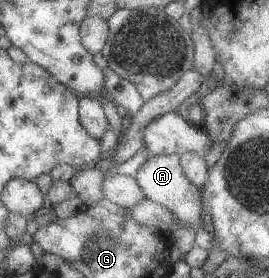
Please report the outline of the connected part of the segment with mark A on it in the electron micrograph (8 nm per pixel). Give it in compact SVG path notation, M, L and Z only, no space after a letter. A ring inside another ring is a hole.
M172 153L169 155L151 155L148 160L138 168L135 174L136 180L145 190L147 197L154 202L164 205L170 212L177 216L187 226L202 227L202 202L204 194L199 186L196 186L183 169L181 155Z

